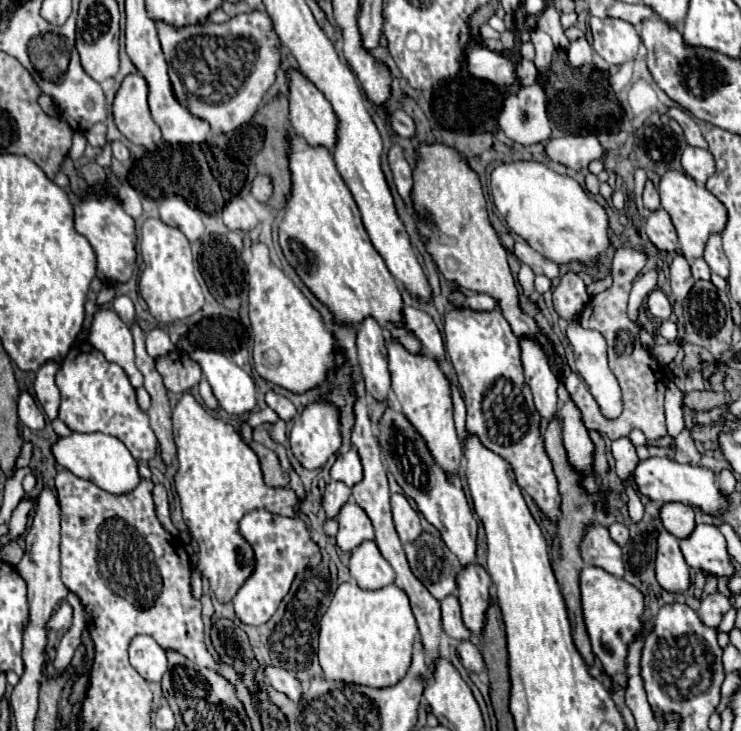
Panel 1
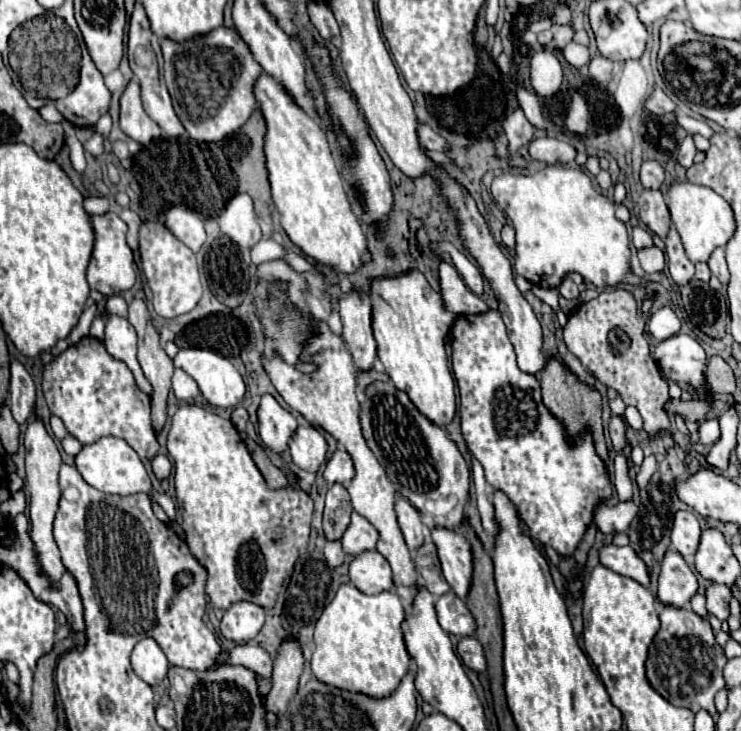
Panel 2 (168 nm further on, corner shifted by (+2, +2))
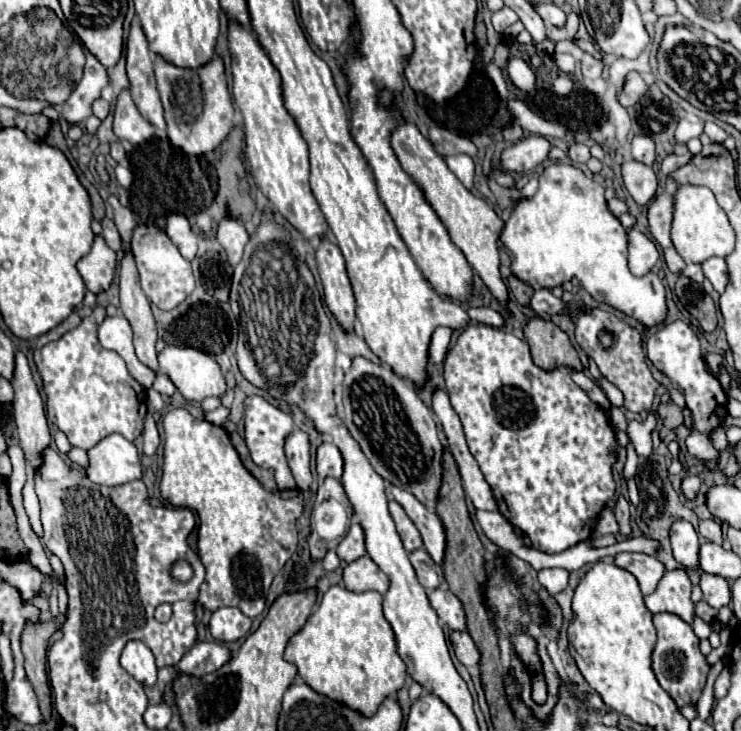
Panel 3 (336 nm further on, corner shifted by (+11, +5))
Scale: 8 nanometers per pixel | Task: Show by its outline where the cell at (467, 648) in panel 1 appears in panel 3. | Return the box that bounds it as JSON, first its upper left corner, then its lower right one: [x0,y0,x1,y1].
[449,632,479,668]

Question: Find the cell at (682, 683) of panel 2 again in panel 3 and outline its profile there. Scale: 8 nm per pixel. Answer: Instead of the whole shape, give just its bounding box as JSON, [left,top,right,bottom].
[651,612,709,706]

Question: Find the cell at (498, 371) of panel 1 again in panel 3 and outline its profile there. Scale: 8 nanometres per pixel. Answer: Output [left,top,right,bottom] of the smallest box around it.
[443,324,617,554]

